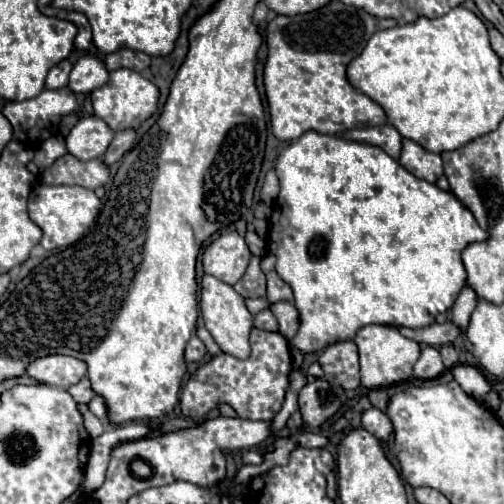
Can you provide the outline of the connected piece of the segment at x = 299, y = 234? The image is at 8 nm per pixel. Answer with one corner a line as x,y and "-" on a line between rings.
309,131
309,133
301,135
295,143
291,143
285,151
281,151
281,155
277,157
277,163
275,163
275,171
277,171
279,183
281,183
281,191
273,205
271,229
269,229
267,243
269,243
269,251
277,257
277,273
281,275
281,279
285,279
285,283
291,285
293,295
295,295
295,307
299,311
301,325
299,325
299,331
291,343
297,349
301,349
303,353
313,353
317,349
323,349
329,343
335,343
335,341
353,339
361,327
373,325
373,323
375,325
393,325
393,327
403,325
403,327
411,327
411,329
429,327
431,323
435,323
435,317
439,313
447,313
453,307
457,295
465,287
467,277
465,277
465,269
461,263
461,251
473,241
489,239
489,233
477,225
473,213
453,193
443,191
437,185
427,183
423,179
417,179
407,169
403,169
399,165
399,161
385,155
385,151
381,151
379,147
373,147
373,145
353,143
353,141
345,141
339,137

